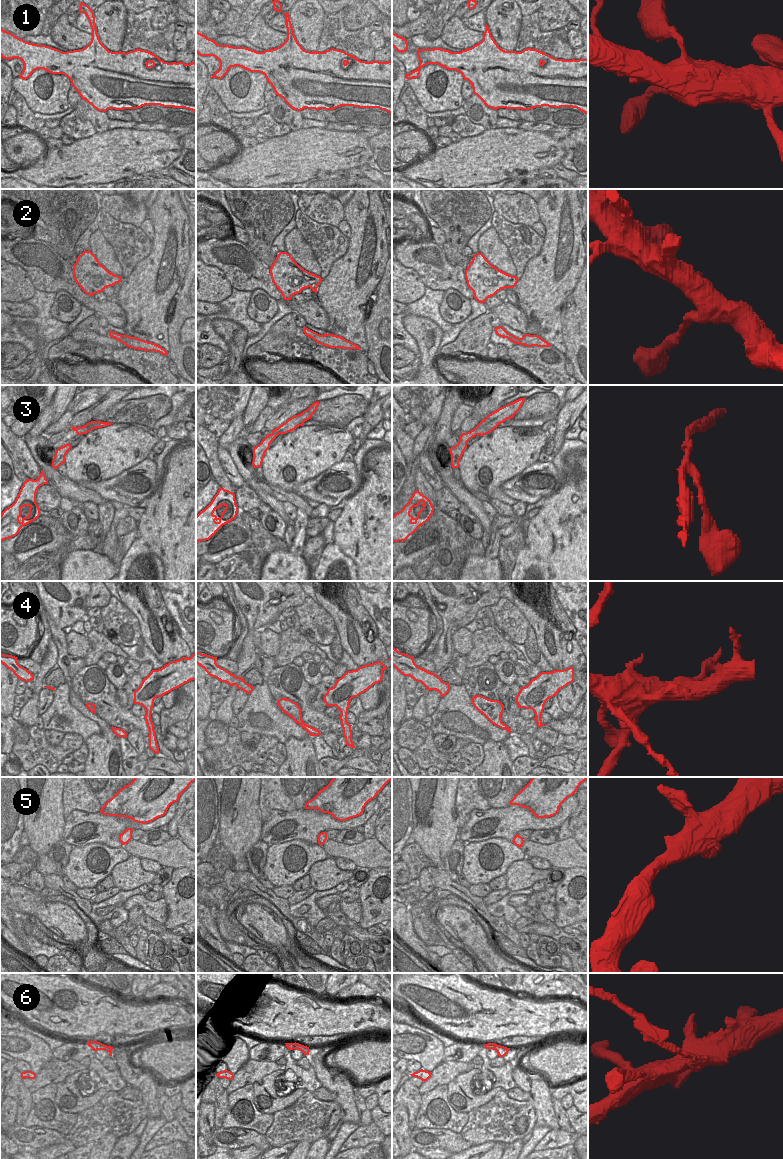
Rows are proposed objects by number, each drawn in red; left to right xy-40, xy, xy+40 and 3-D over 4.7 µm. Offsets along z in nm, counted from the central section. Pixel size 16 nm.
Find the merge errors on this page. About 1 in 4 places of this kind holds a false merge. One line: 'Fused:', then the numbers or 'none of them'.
Fused: 6

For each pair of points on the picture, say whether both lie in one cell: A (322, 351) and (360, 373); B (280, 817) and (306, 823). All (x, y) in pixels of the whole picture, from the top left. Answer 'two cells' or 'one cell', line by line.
A: one cell
B: one cell

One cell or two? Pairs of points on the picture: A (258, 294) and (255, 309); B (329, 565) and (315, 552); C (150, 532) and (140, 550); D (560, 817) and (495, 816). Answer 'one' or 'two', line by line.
A: one
B: two
C: two
D: one

